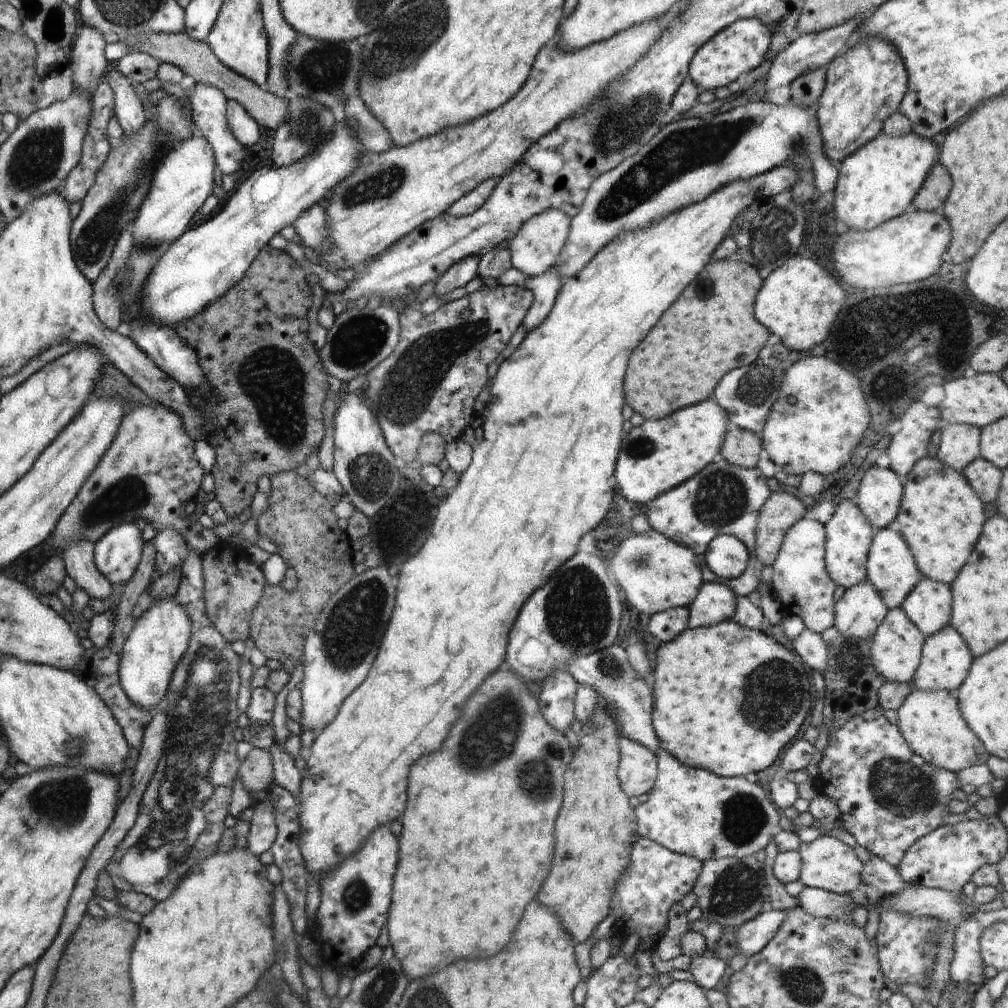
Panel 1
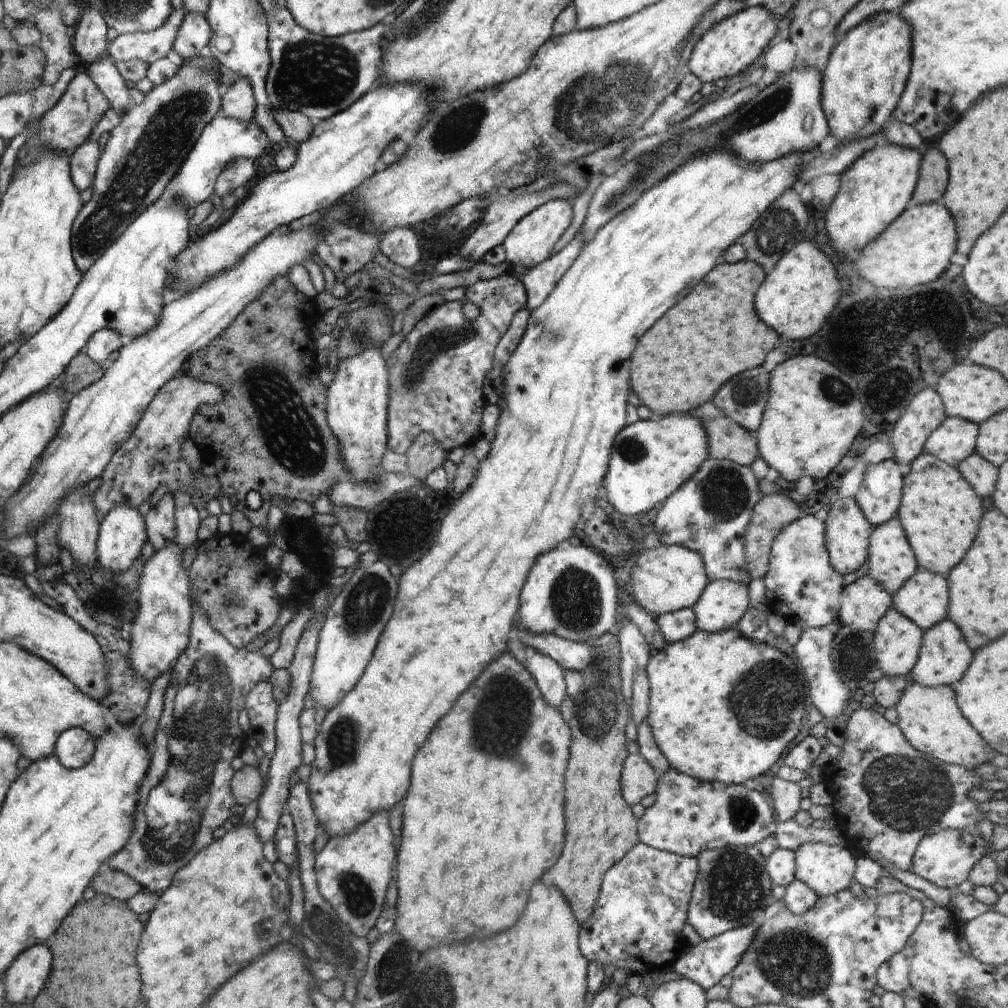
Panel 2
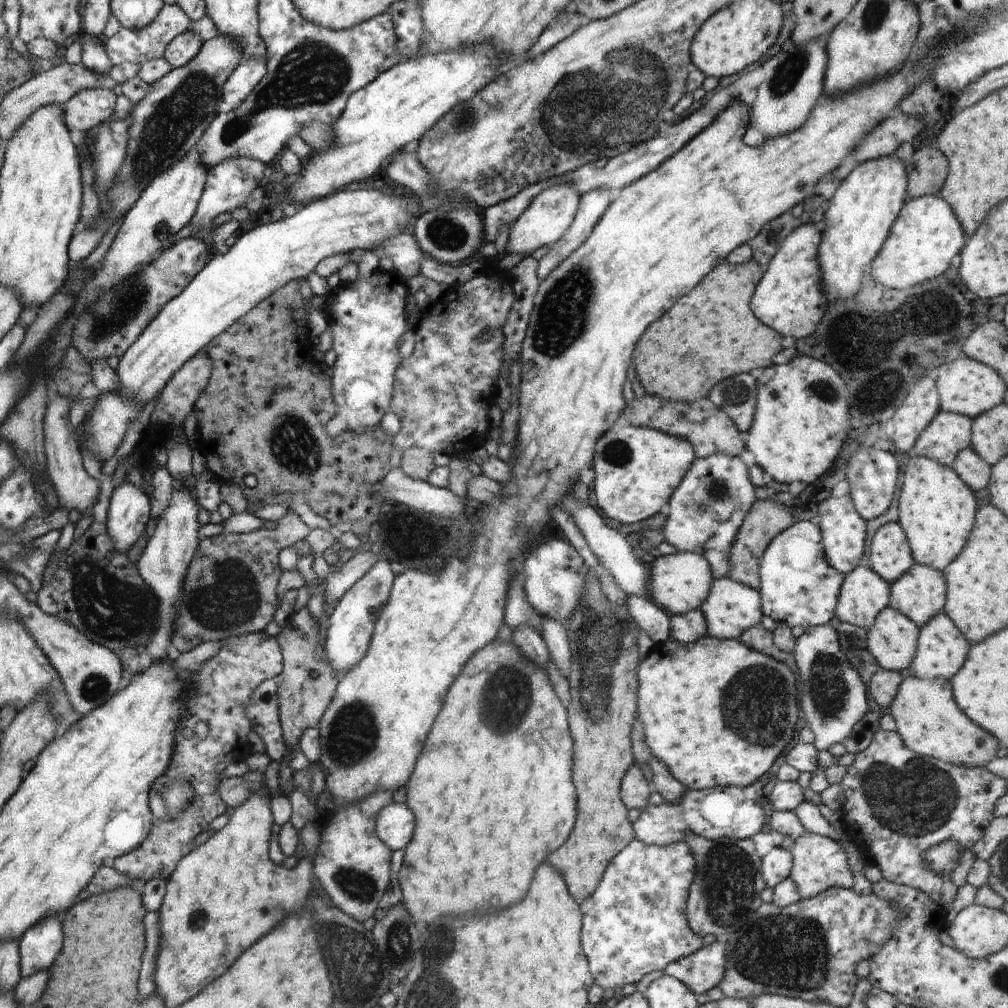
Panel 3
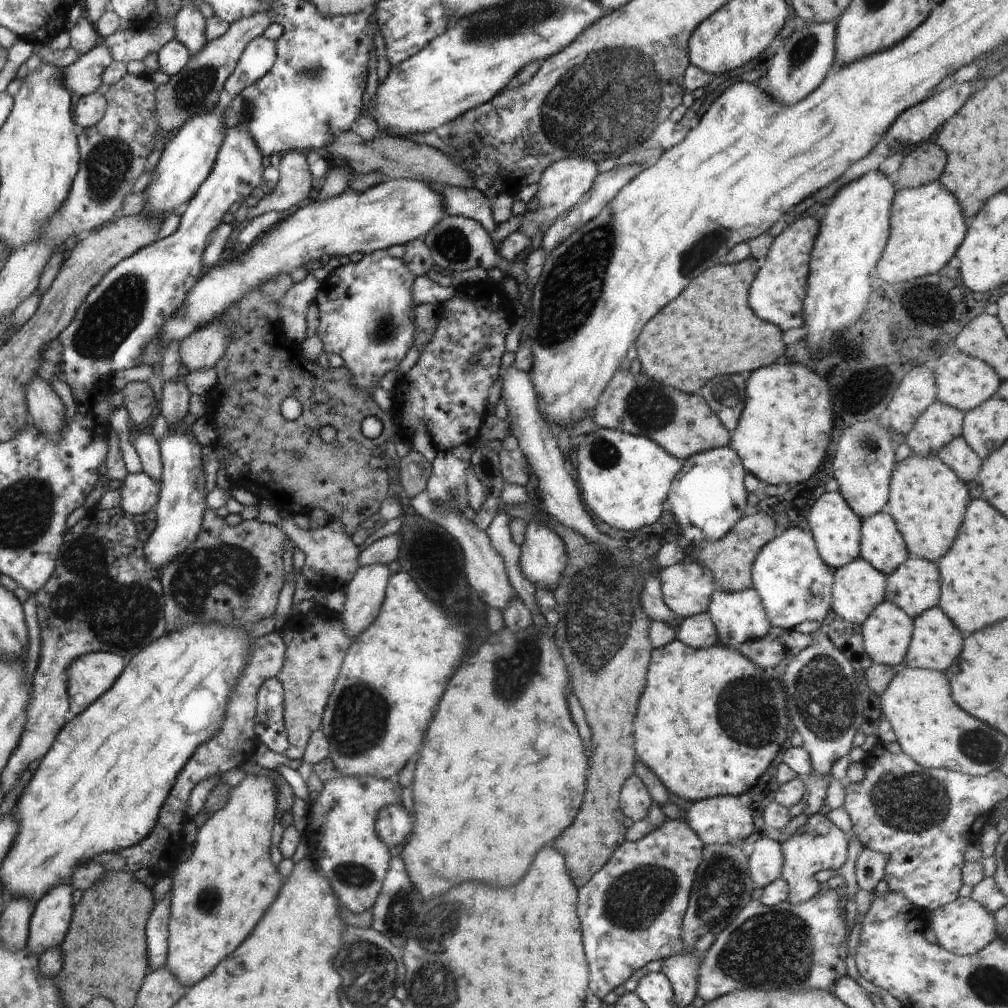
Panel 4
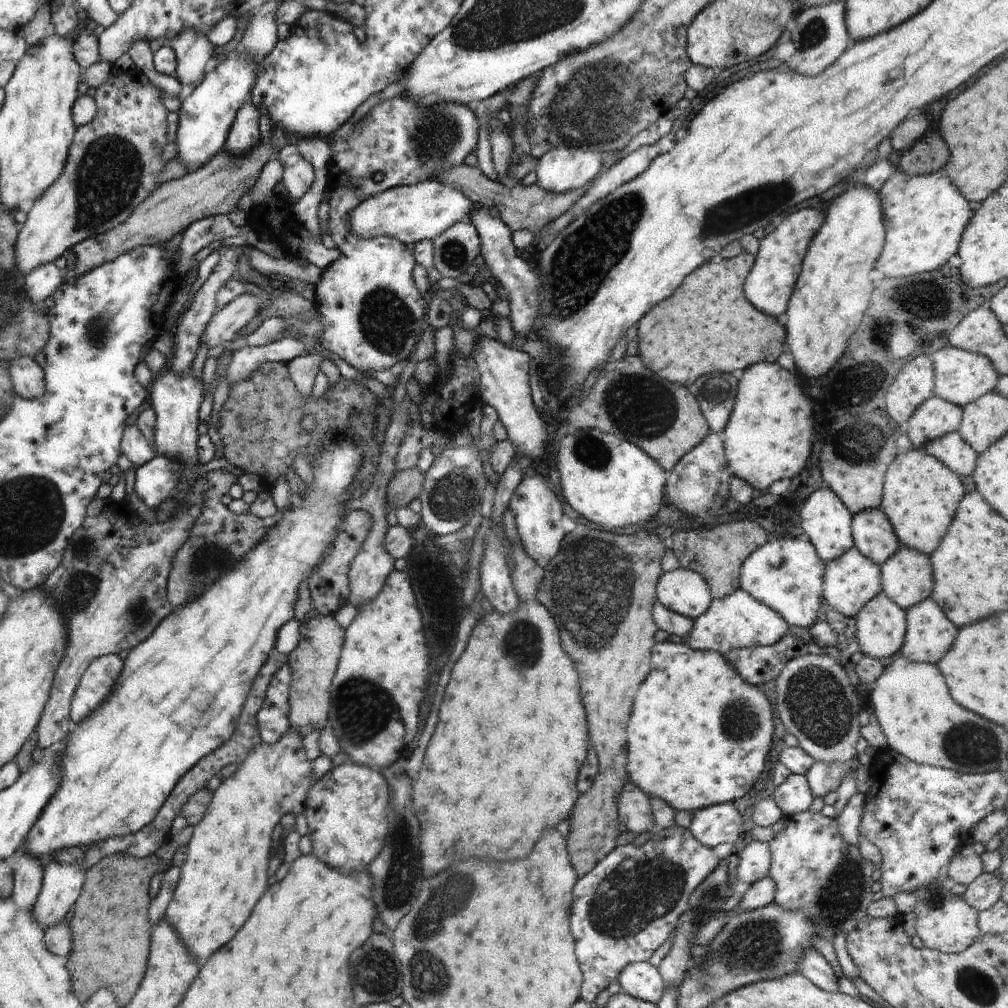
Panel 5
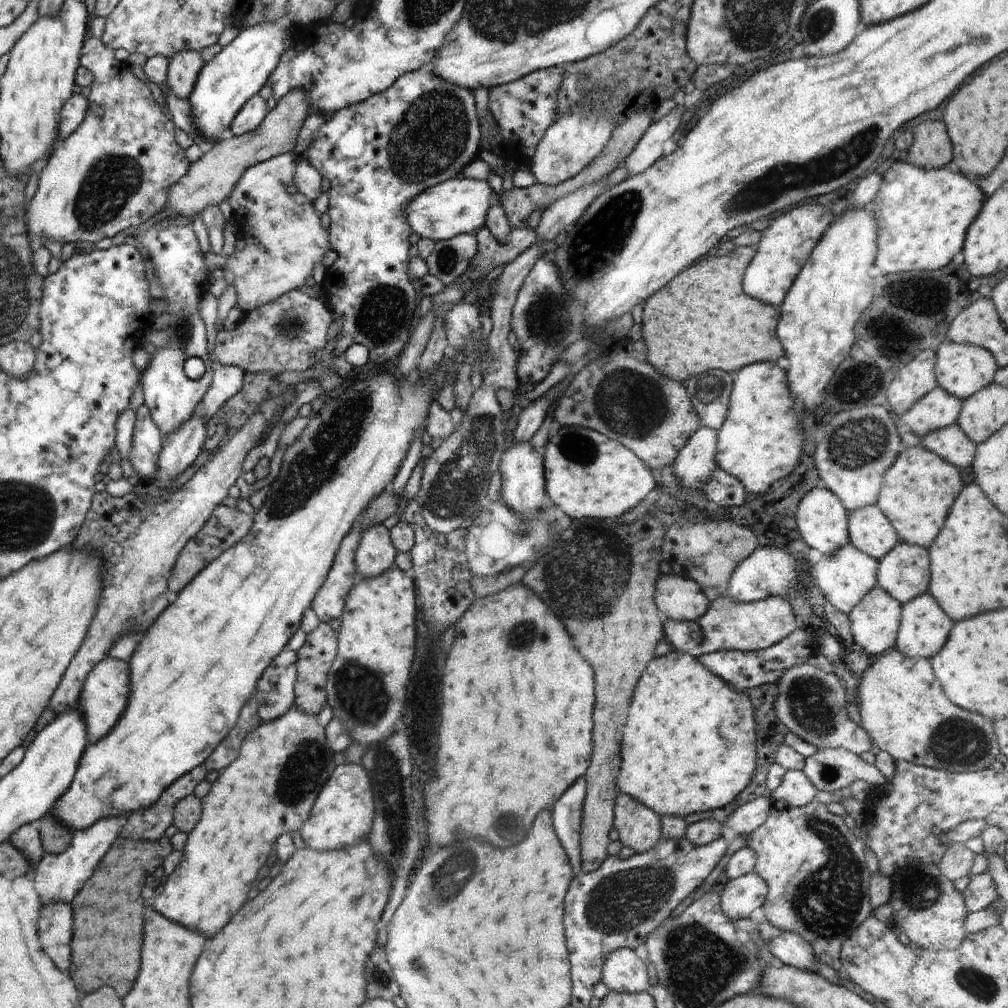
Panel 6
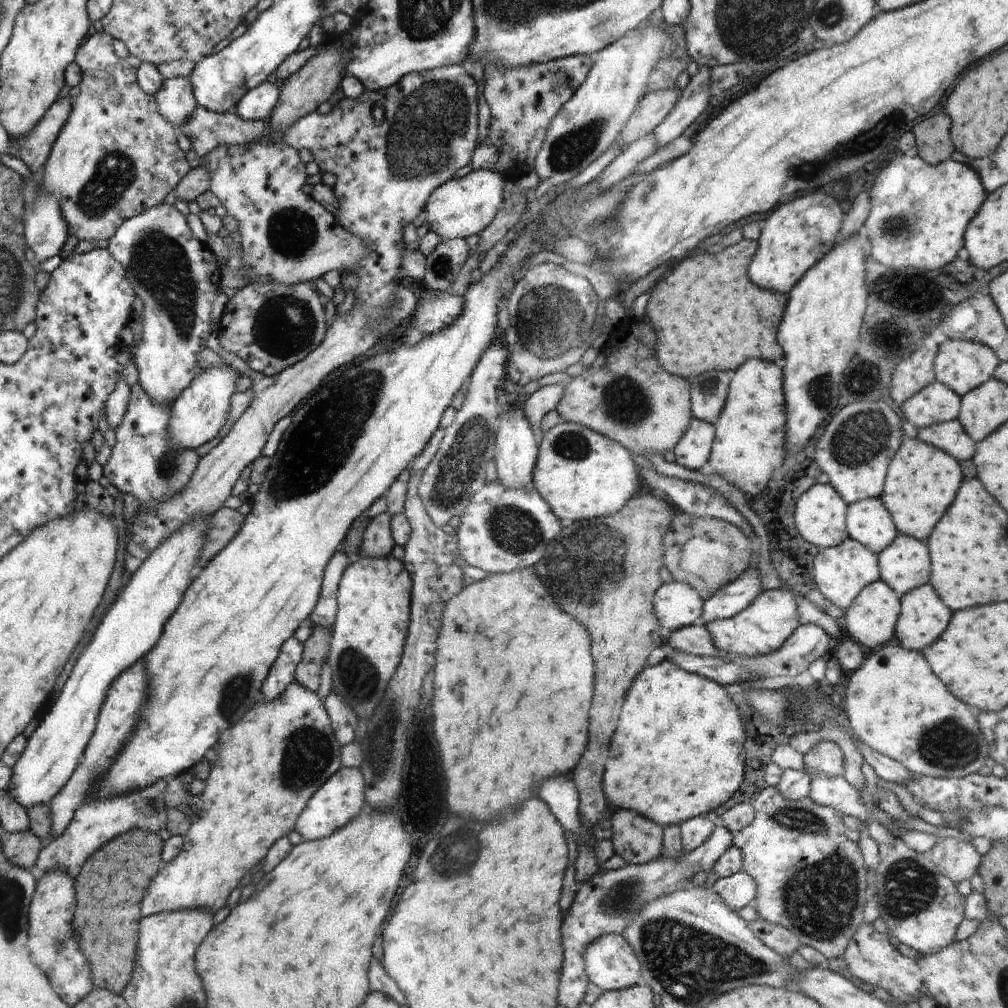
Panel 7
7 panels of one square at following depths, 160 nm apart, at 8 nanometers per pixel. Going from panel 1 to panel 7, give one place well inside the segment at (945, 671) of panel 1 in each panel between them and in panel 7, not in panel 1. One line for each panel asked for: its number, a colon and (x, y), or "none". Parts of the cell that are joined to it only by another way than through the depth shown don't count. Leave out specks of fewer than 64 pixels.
2: (944, 657)
3: (942, 649)
4: (936, 641)
5: (929, 636)
6: (924, 628)
7: (923, 618)

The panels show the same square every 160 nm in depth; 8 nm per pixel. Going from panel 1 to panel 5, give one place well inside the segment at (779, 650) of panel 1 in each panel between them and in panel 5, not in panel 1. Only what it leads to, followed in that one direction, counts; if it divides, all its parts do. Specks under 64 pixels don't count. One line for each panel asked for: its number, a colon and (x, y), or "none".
2: (723, 708)
3: (718, 714)
4: (710, 722)
5: (695, 716)

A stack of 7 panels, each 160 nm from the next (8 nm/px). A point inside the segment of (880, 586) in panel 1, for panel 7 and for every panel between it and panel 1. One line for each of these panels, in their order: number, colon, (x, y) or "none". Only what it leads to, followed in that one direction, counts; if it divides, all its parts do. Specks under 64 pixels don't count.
2: (891, 560)
3: (891, 556)
4: (882, 545)
5: (873, 534)
6: (870, 531)
7: (867, 521)

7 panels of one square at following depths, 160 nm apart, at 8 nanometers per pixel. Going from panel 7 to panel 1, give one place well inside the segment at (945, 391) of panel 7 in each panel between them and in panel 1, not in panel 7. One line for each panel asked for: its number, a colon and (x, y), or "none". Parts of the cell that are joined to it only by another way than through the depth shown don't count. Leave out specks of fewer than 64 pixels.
1: (959, 444)
2: (954, 440)
3: (948, 434)
4: (939, 424)
5: (935, 417)
6: (938, 409)

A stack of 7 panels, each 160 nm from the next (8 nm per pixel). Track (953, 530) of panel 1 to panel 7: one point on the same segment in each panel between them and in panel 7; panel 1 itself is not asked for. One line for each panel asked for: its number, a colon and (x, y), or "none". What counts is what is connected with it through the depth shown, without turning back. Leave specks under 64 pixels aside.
2: (940, 512)
3: (937, 509)
4: (927, 501)
5: (921, 495)
6: (917, 491)
7: (922, 481)

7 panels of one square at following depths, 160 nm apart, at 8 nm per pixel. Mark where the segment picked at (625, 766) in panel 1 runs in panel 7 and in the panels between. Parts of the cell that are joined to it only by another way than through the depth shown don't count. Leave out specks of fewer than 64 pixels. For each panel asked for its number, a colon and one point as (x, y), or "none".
2: (638, 779)
3: (635, 789)
4: (634, 799)
5: (634, 807)
6: (640, 827)
7: (637, 839)

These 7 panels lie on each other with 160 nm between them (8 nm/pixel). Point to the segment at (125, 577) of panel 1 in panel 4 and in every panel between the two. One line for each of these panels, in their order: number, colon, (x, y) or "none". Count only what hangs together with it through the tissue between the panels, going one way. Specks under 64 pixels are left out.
2: (122, 533)
3: (129, 509)
4: (139, 492)

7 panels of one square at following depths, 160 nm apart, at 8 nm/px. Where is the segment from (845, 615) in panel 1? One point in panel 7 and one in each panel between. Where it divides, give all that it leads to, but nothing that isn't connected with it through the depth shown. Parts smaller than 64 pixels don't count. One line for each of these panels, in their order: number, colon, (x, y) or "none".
2: (863, 602)
3: (863, 594)
4: (858, 588)
5: (850, 581)
6: (844, 577)
7: (841, 572)

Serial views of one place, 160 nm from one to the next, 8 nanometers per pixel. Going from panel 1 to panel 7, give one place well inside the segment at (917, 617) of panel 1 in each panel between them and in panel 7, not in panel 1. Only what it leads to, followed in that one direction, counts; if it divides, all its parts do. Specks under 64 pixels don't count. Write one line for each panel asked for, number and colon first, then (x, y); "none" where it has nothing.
2: (924, 598)
3: (919, 594)
4: (915, 587)
5: (907, 577)
6: (903, 572)
7: (906, 564)

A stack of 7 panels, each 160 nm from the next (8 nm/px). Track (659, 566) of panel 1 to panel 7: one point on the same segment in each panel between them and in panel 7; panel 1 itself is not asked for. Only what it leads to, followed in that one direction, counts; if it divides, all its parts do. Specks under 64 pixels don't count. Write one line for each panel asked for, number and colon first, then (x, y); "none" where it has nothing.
2: (665, 578)
3: (679, 582)
4: (687, 586)
5: (684, 591)
6: (678, 598)
7: (676, 604)

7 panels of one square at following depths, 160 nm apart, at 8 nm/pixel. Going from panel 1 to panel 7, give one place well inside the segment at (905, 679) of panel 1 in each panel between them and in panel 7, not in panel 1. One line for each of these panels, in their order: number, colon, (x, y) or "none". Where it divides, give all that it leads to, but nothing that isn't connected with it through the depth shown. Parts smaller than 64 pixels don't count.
2: (897, 641)
3: (892, 639)
4: (887, 632)
5: (881, 624)
6: (875, 620)
7: (870, 620)

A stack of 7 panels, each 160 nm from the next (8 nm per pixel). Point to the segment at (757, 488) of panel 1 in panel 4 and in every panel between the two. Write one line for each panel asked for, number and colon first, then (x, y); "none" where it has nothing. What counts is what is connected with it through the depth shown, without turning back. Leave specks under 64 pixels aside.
2: (709, 514)
3: (704, 514)
4: (708, 496)

